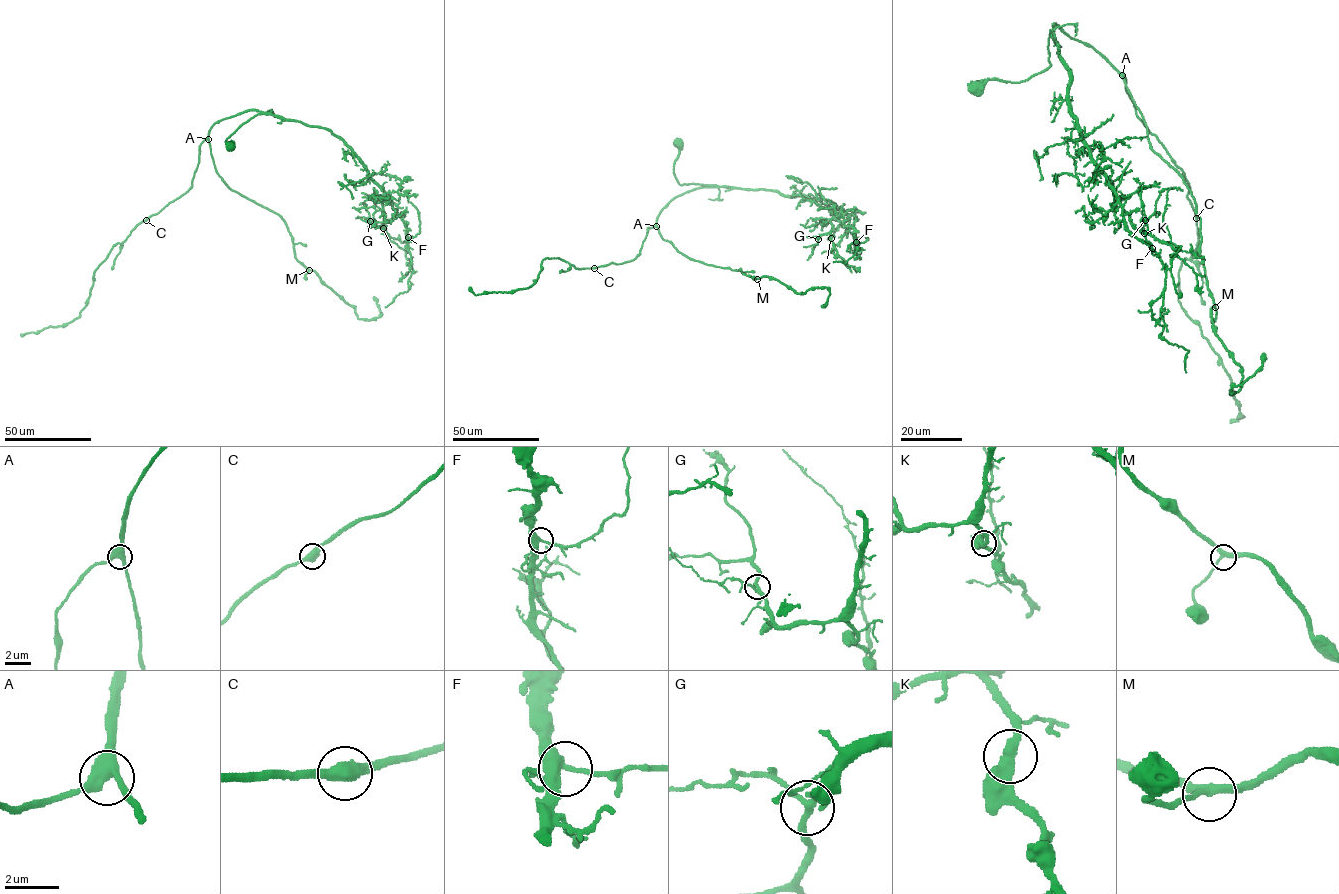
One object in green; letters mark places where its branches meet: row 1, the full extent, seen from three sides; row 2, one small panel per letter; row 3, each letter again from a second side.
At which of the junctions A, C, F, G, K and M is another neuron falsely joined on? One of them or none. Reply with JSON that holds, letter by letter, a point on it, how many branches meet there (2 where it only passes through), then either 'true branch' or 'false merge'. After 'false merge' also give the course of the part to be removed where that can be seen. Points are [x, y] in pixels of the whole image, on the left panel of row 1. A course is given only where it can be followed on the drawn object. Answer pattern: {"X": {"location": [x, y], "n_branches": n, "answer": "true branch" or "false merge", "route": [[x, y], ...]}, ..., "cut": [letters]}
{"A": {"location": [208, 139], "n_branches": 3, "answer": "true branch"}, "C": {"location": [146, 220], "n_branches": 2, "answer": "true branch"}, "F": {"location": [408, 237], "n_branches": 3, "answer": "true branch"}, "G": {"location": [370, 221], "n_branches": 3, "answer": "true branch"}, "K": {"location": [383, 228], "n_branches": 2, "answer": "true branch"}, "M": {"location": [309, 270], "n_branches": 3, "answer": "true branch"}, "cut": []}

